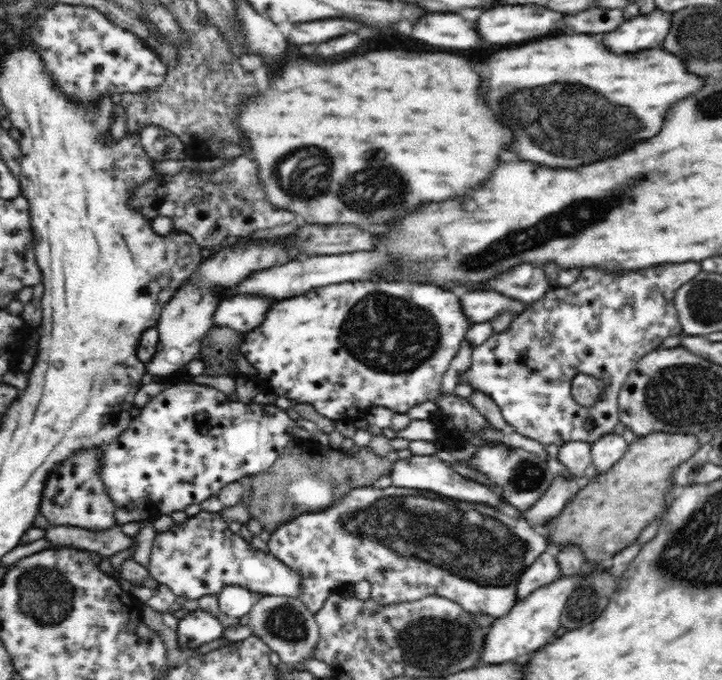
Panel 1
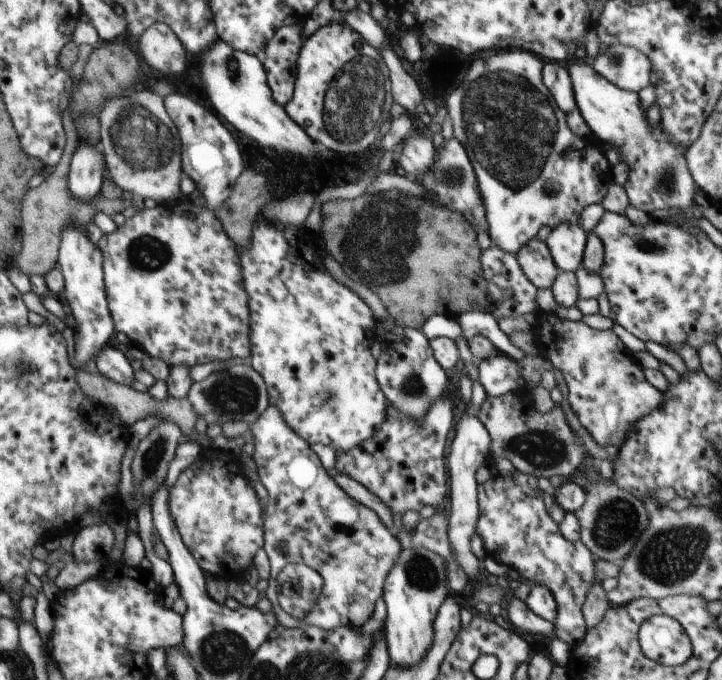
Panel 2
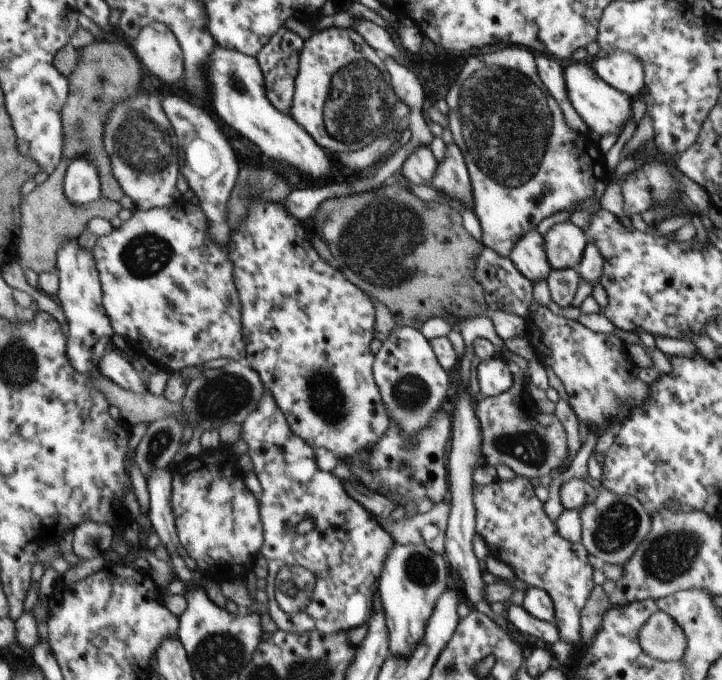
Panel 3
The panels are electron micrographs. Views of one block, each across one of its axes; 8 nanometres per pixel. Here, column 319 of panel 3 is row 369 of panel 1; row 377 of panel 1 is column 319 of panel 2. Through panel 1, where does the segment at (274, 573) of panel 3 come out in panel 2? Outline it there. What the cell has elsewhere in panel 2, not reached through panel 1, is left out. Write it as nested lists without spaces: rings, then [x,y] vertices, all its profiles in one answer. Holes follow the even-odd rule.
[[[269,404],[264,414],[249,426],[249,433],[254,438],[251,457],[256,462],[259,482],[268,491],[263,519],[263,548],[270,561],[271,575],[266,593],[278,624],[286,629],[304,626],[320,626],[324,630],[334,630],[338,626],[360,629],[372,616],[376,600],[383,595],[388,571],[396,564],[403,547],[374,510],[350,498],[336,484],[311,445],[284,422],[276,406]]]

